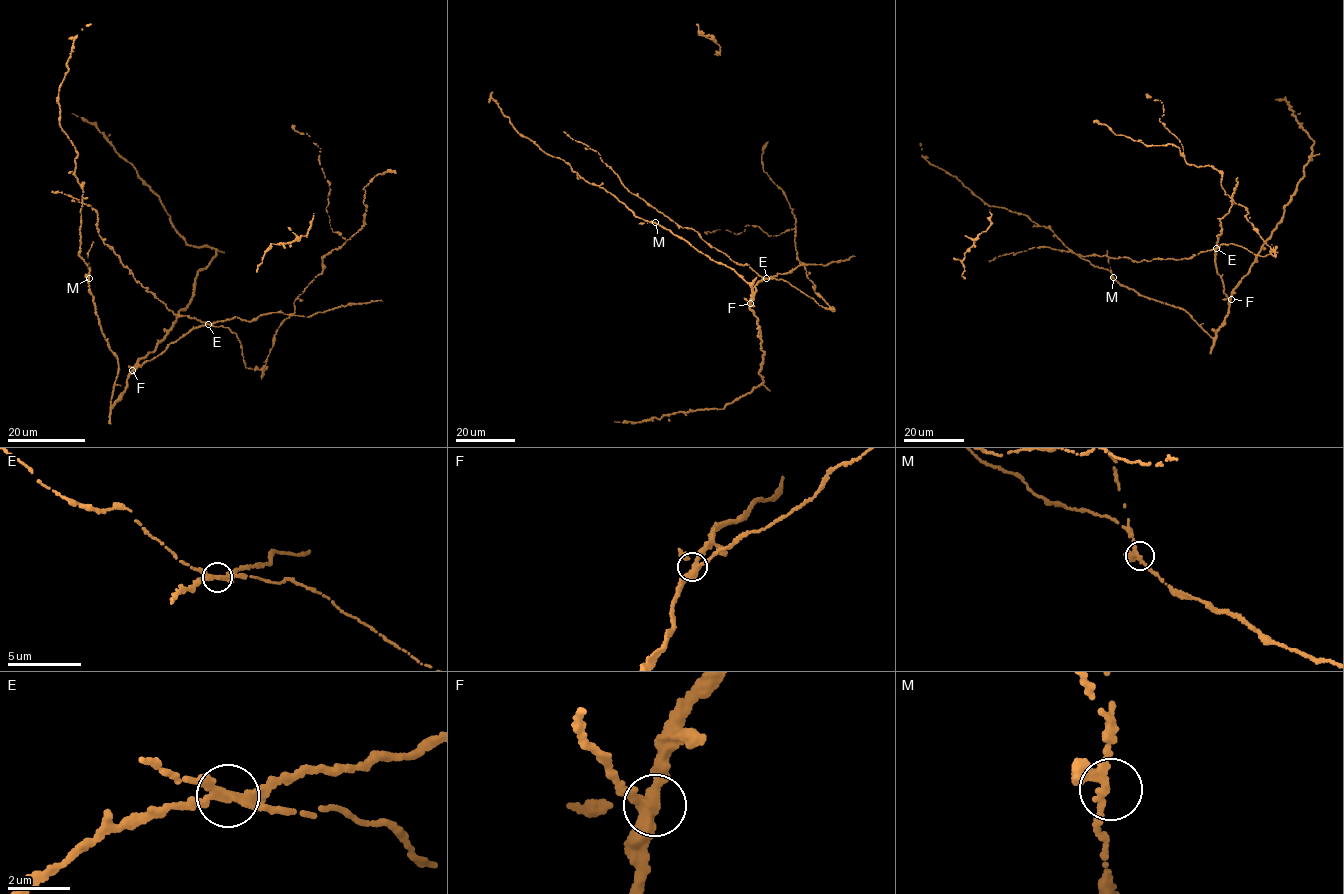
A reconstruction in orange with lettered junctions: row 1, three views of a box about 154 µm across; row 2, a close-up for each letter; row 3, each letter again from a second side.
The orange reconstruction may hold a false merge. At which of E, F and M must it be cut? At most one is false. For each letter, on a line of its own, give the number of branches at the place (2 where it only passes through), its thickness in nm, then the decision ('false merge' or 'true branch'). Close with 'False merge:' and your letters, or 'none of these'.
E: 4 | 240 nm | false merge
F: 4 | 360 nm | true branch
M: 3 | 240 nm | true branch
False merge: E

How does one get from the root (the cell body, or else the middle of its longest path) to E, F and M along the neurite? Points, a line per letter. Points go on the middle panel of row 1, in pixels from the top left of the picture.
E: (799, 290), (781, 279), (766, 279)
F: (799, 290), (781, 279), (763, 279), (755, 286), (757, 289), (750, 303)
M: (799, 290), (781, 279), (764, 278), (756, 285), (750, 302), (754, 298), (752, 287), (733, 269), (655, 222)

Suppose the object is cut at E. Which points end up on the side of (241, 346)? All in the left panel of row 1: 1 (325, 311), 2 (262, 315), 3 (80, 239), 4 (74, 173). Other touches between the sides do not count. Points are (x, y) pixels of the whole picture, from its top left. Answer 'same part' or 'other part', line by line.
1: other part
2: other part
3: other part
4: other part

